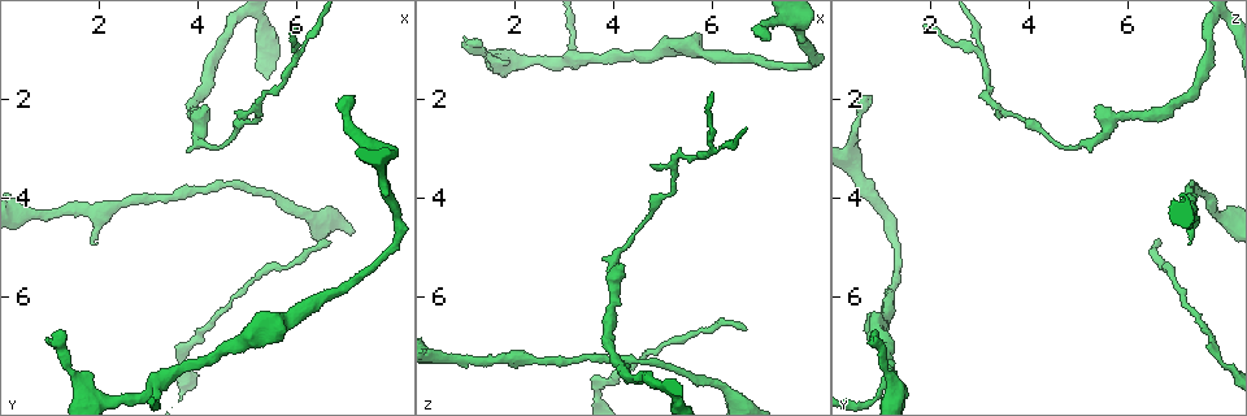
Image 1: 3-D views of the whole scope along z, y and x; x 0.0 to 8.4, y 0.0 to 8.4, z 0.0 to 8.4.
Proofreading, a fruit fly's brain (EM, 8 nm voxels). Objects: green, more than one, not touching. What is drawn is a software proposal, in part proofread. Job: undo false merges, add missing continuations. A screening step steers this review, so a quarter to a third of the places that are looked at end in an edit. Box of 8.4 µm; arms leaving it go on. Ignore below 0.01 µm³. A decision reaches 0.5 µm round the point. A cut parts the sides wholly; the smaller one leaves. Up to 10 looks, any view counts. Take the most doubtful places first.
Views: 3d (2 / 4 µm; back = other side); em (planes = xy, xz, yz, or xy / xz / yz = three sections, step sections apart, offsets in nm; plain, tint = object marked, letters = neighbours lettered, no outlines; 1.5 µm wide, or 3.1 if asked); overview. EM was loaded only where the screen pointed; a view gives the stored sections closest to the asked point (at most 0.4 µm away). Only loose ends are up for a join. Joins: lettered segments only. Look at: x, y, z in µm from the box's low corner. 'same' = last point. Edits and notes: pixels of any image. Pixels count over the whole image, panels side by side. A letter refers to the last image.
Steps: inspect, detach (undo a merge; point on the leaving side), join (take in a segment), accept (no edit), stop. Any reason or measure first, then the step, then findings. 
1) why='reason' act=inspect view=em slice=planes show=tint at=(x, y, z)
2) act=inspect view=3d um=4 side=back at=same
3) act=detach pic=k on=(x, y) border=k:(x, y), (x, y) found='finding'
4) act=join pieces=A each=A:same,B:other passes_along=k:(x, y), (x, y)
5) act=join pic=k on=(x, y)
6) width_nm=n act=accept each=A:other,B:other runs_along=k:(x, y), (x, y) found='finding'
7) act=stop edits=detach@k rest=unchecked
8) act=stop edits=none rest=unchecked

why='side arm on a straight run' act=inspect view=3d um=2 at=(3.20, 7.75, 1.10)

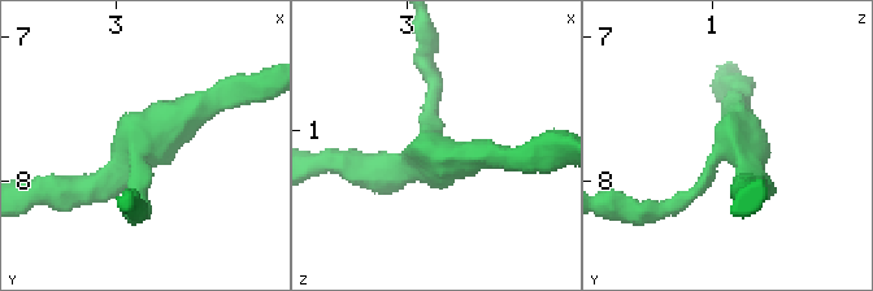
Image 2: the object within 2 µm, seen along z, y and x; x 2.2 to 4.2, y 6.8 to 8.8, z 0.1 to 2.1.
why='shape alone is not enough' act=inspect view=em slice=xz step=8 show=tint at=(3.16, 7.78, 1.16)

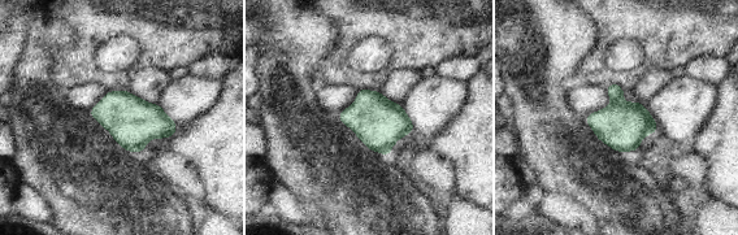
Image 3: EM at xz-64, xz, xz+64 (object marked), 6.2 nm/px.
act=inspect view=em slice=planes show=letters at=same

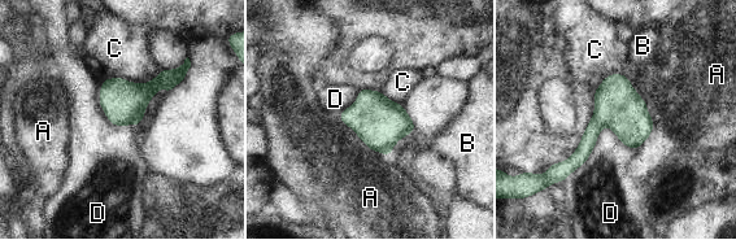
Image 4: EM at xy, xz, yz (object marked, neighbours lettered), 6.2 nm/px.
arms=3 act=accept each=A:other,B:other,C:other,D:other border=4:(636, 148), (604, 126), (562, 180) found='continuous, no second neuron'

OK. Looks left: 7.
why='arms part here' act=inspect view=em slice=planes show=tint at=(1.90, 4.30, 7.25)

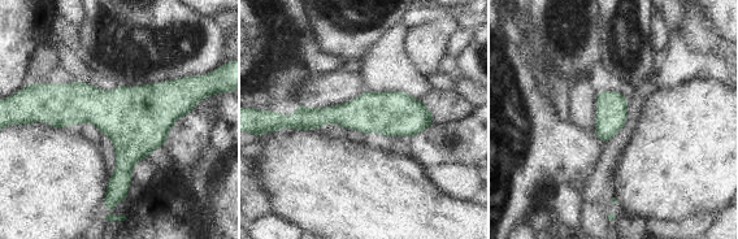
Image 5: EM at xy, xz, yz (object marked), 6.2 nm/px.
why='see the neighbours' act=inspect view=em slice=planes show=letters at=same

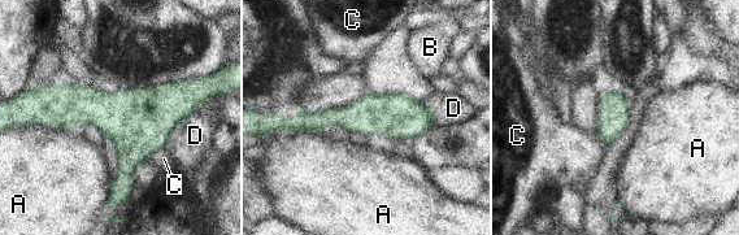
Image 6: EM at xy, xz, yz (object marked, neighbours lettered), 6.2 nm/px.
act=accept each=A:other,B:other,C:other,D:other runs_along=6:(431, 117), (325, 117), (288, 125) found='one neuron here'

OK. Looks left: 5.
why='thick turns thin' act=inspect view=3d um=2 at=(6.10, 4.35, 7.75)

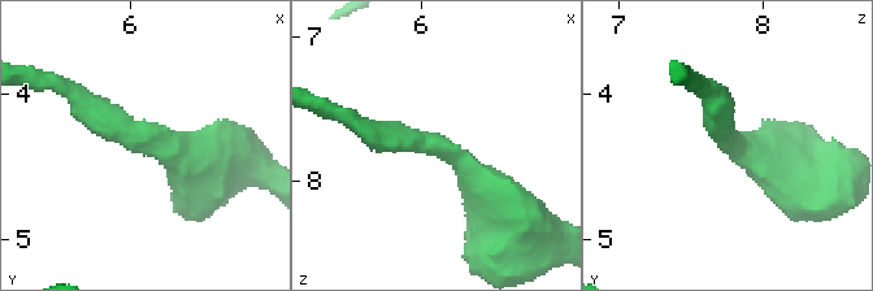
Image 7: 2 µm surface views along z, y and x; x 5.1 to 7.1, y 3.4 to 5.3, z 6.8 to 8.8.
why='need the tissue' act=inspect view=em slice=yz step=8 show=tint at=(6.06, 4.28, 7.76)

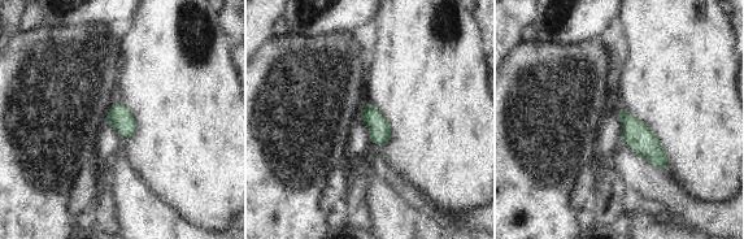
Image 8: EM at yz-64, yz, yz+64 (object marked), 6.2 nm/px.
why='another direction' act=inspect view=em slice=planes show=letters at=same

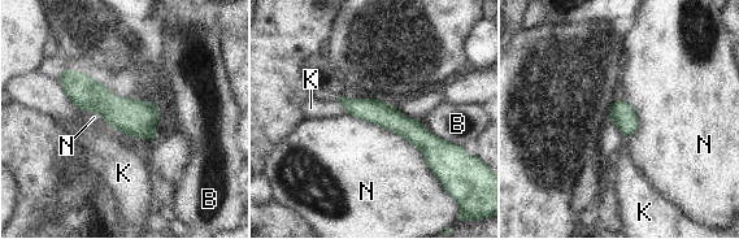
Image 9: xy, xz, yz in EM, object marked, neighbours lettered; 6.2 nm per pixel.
act=accept each=B:other,K:other,N:other border=9:(346, 112), (401, 134), (438, 178) found='continuous, no second neuron'

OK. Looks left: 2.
why='a fork' act=inspect view=3d um=4 side=back at=(5.95, 1.10, 3.10)

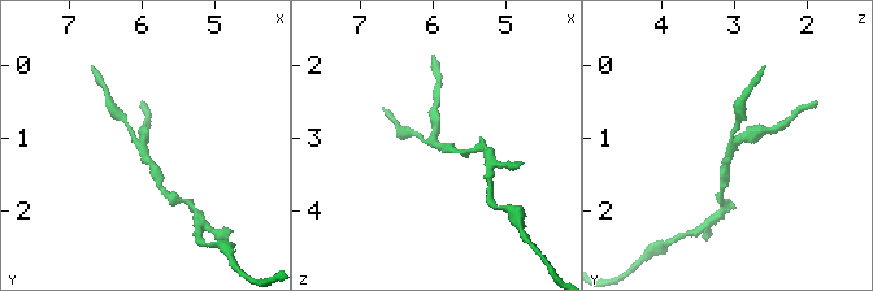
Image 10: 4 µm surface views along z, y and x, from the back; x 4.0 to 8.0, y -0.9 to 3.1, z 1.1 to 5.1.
why='now the EM' act=inspect view=em slice=planes show=letters at=(6.00, 1.10, 3.05)

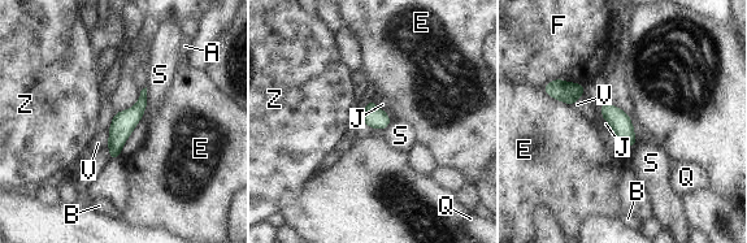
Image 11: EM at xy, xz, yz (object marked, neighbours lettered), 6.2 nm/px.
act=accept each=A:other,B:other,E:other,F:other,J:other,Q:other,S:other,V:other,Z:other border=11:(374, 103), (385, 112) found='one neuron here'

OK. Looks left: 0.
act=stop edits=none rest=unchecked

